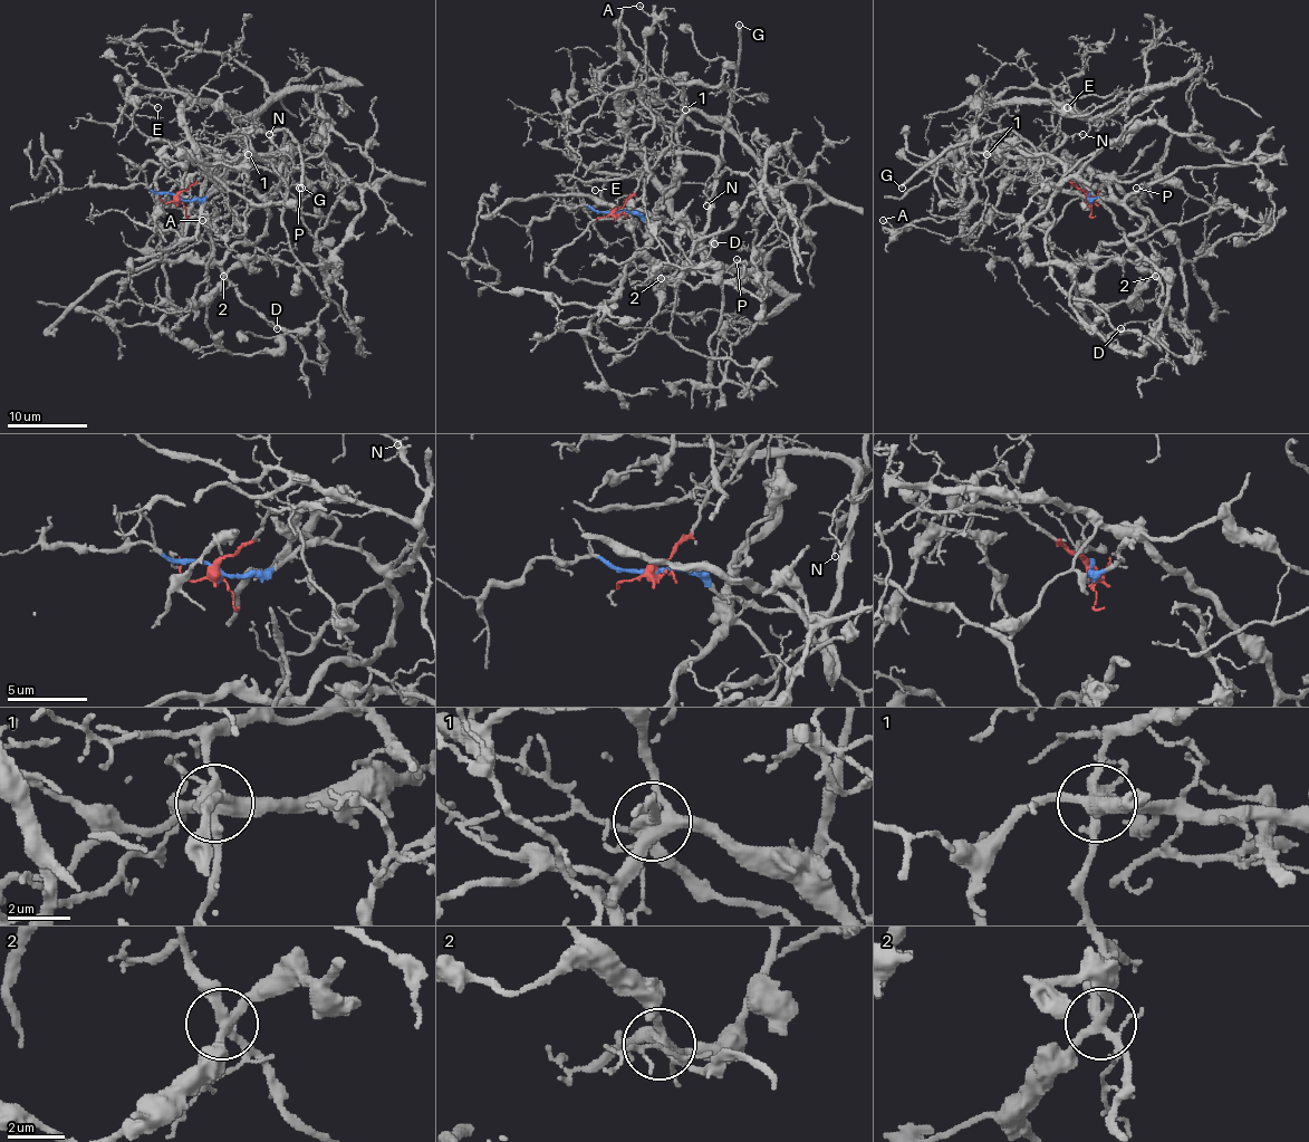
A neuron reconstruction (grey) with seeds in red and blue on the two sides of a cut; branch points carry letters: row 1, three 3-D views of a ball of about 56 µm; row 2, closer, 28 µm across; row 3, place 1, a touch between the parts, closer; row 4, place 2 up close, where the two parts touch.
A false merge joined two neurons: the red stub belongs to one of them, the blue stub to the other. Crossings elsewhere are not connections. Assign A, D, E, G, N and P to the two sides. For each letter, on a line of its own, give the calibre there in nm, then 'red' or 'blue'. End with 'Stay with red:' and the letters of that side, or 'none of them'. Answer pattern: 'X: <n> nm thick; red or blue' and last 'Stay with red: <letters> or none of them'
A: 100 nm thick; blue
D: 140 nm thick; blue
E: 130 nm thick; blue
G: 260 nm thick; blue
N: 130 nm thick; blue
P: 110 nm thick; blue
Stay with red: none of them

